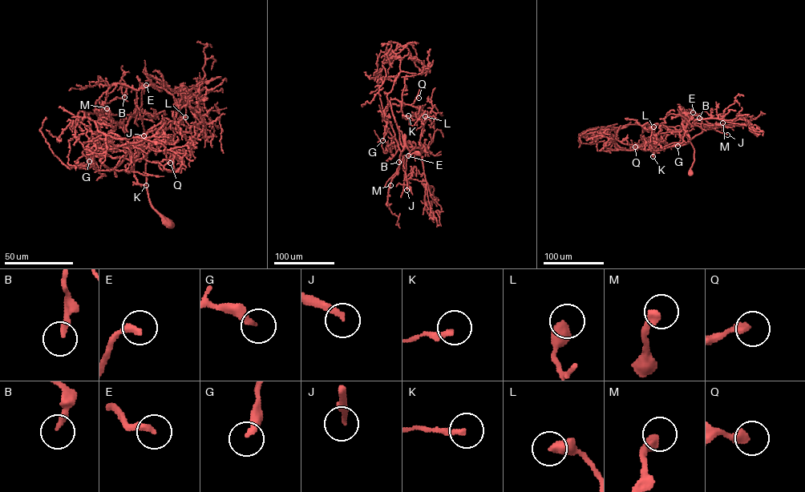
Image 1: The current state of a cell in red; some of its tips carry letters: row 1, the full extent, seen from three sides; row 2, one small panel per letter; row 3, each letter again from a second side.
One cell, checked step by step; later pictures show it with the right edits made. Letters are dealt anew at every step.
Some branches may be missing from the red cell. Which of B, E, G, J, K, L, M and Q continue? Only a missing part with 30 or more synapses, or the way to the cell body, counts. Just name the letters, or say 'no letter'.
B, E, M

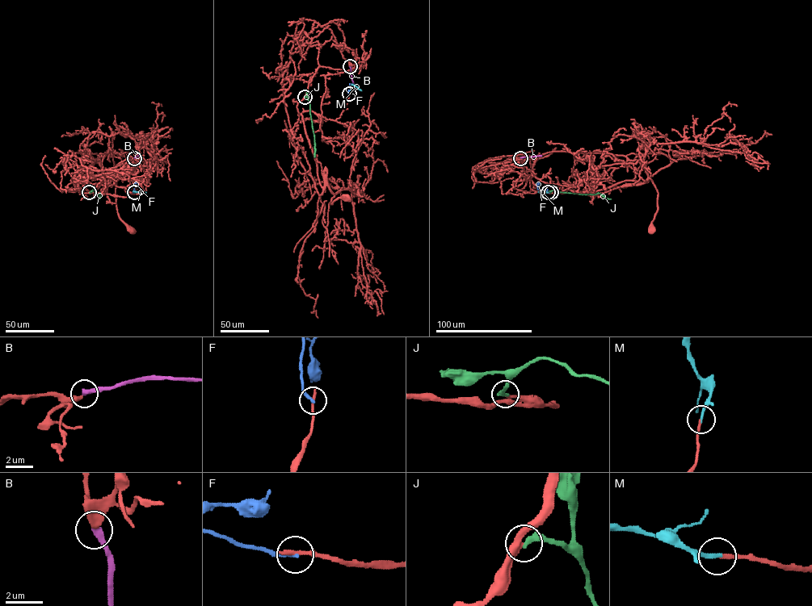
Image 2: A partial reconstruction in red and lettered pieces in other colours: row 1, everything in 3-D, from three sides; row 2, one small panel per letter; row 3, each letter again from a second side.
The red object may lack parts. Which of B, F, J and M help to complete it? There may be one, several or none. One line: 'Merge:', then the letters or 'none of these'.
Merge: M

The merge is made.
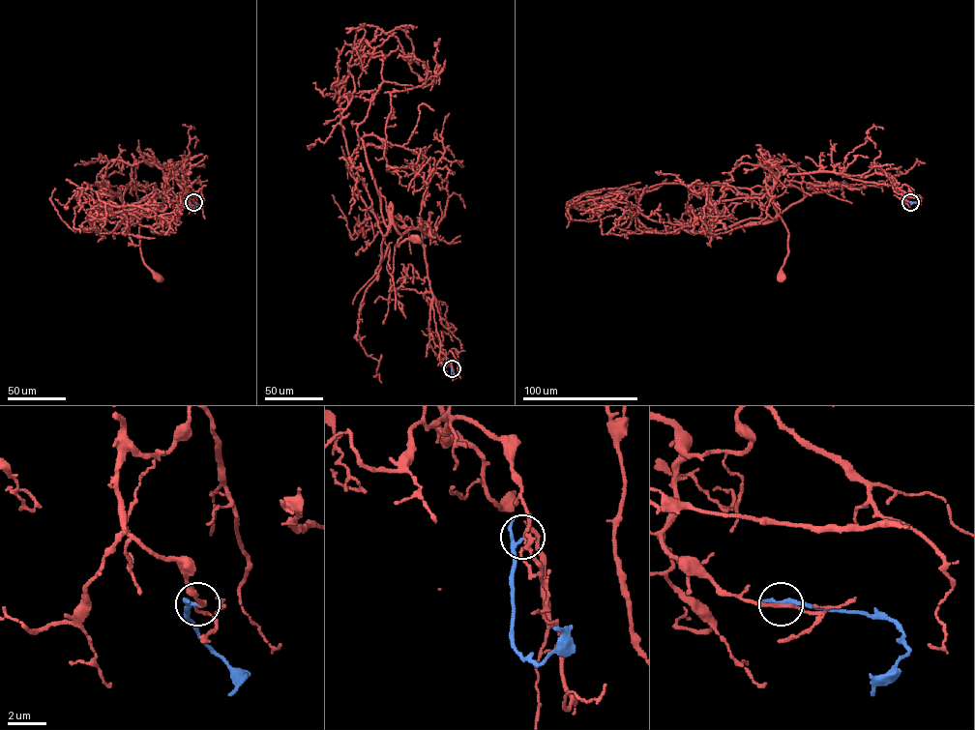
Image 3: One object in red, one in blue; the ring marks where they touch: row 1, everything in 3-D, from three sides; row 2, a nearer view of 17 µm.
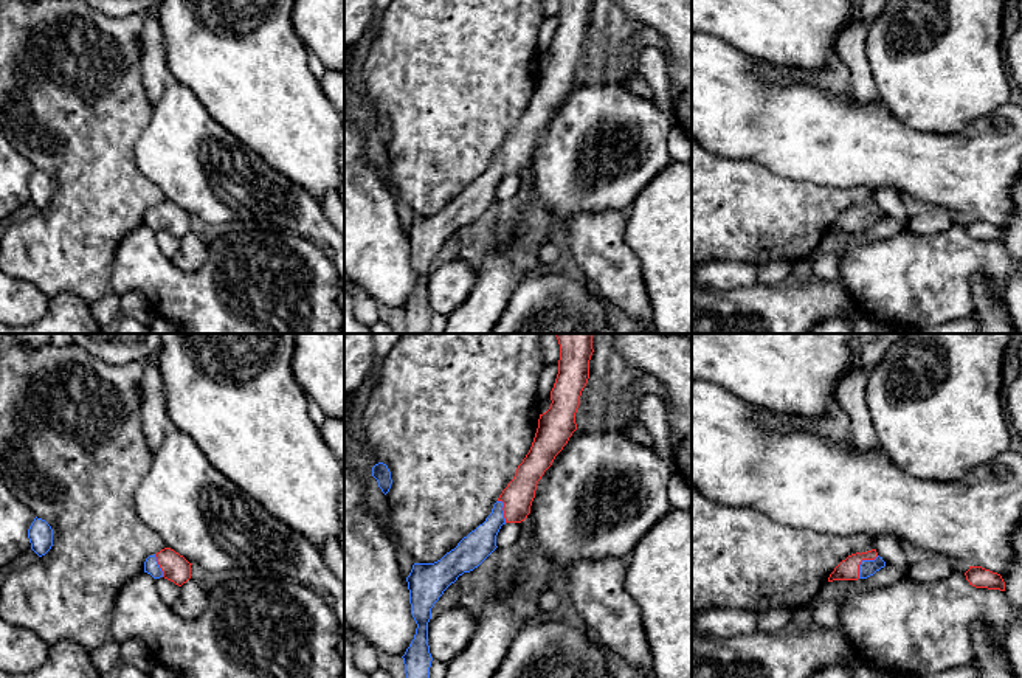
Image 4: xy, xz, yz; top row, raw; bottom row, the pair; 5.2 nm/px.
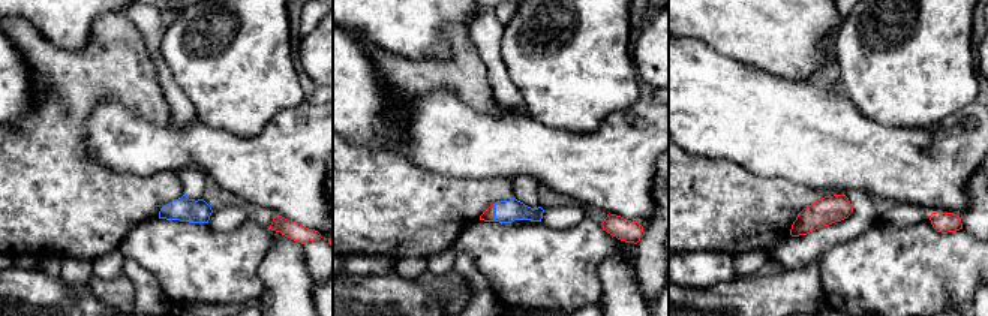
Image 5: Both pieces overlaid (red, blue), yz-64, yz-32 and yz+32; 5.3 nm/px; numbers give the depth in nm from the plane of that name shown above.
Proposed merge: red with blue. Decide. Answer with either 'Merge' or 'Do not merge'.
Merge

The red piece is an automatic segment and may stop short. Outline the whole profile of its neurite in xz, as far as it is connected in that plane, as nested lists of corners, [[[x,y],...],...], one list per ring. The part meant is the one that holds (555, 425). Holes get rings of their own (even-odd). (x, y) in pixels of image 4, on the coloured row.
[[[555,334],[560,344],[558,374],[551,391],[551,406],[540,414],[532,447],[513,479],[493,504],[492,514],[464,537],[454,549],[434,563],[414,563],[406,577],[411,614],[417,624],[403,658],[406,678],[430,678],[431,653],[428,622],[431,608],[464,572],[478,568],[498,546],[496,535],[506,523],[521,523],[530,514],[537,484],[577,430],[575,413],[589,379],[594,352],[592,334]]]

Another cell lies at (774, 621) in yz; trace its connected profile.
[[[785,608],[769,610],[758,614],[758,630],[763,633],[780,633],[785,631],[791,622],[792,611]]]

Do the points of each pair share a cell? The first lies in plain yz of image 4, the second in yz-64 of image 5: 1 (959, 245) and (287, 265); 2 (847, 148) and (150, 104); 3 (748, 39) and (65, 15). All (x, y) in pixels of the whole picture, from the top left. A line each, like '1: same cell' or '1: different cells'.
1: different cells
2: different cells
3: same cell

